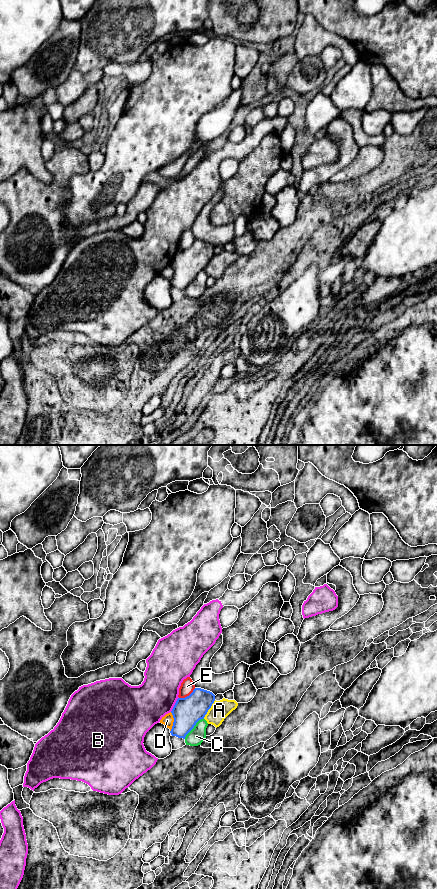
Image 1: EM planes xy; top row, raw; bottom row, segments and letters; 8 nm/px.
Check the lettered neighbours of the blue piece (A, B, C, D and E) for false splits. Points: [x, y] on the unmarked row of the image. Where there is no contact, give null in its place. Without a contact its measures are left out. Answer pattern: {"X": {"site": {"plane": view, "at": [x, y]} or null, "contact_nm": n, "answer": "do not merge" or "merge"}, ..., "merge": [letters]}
{"A": {"site": {"plane": "xy", "at": [209, 260]}, "contact_nm": 180, "answer": "do not merge"}, "B": {"site": {"plane": "xy", "at": [175, 256]}, "contact_nm": 140, "answer": "do not merge"}, "C": {"site": {"plane": "xy", "at": [193, 279]}, "contact_nm": 220, "answer": "do not merge"}, "D": {"site": {"plane": "xy", "at": [173, 274]}, "contact_nm": 160, "answer": "do not merge"}, "E": {"site": {"plane": "xy", "at": [187, 248]}, "contact_nm": 160, "answer": "do not merge"}, "merge": []}

